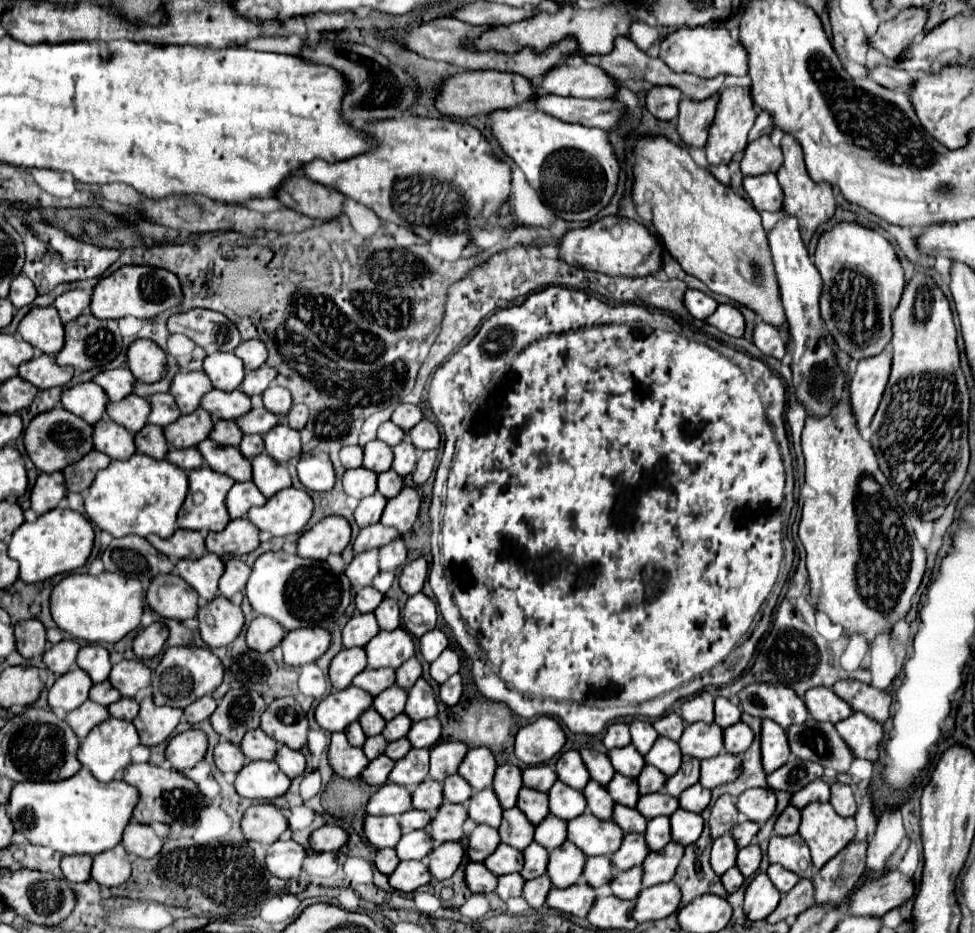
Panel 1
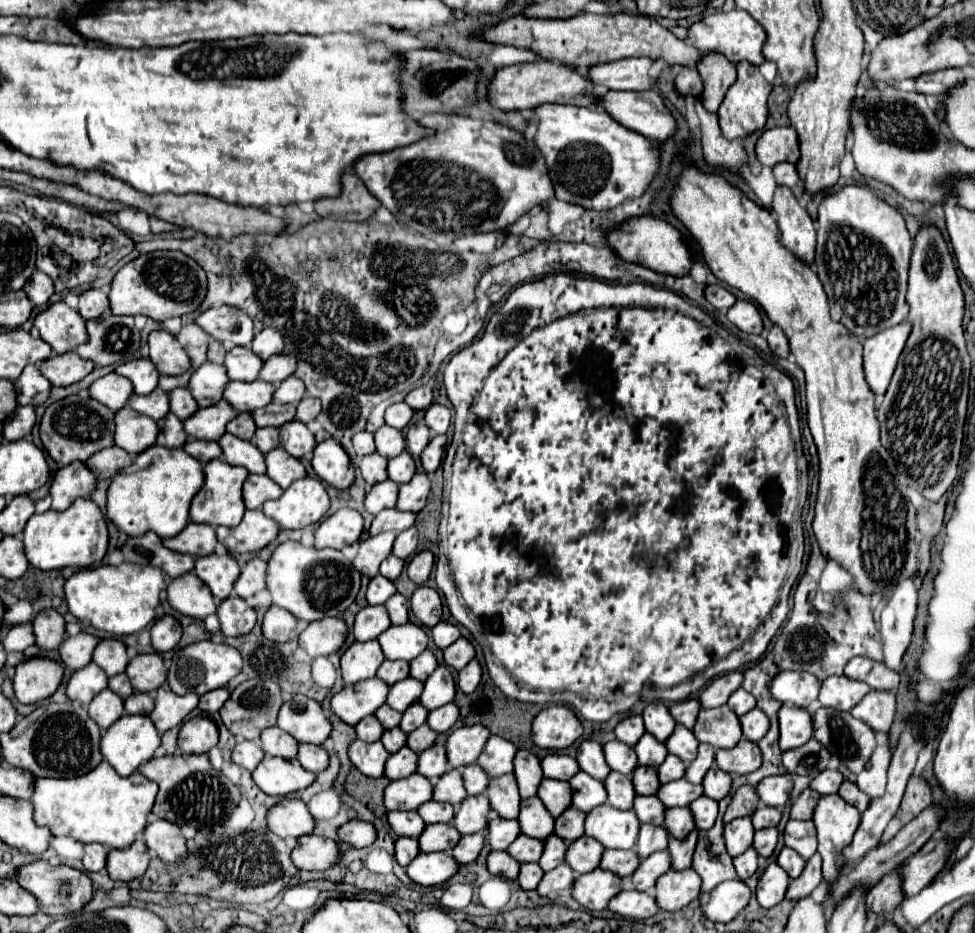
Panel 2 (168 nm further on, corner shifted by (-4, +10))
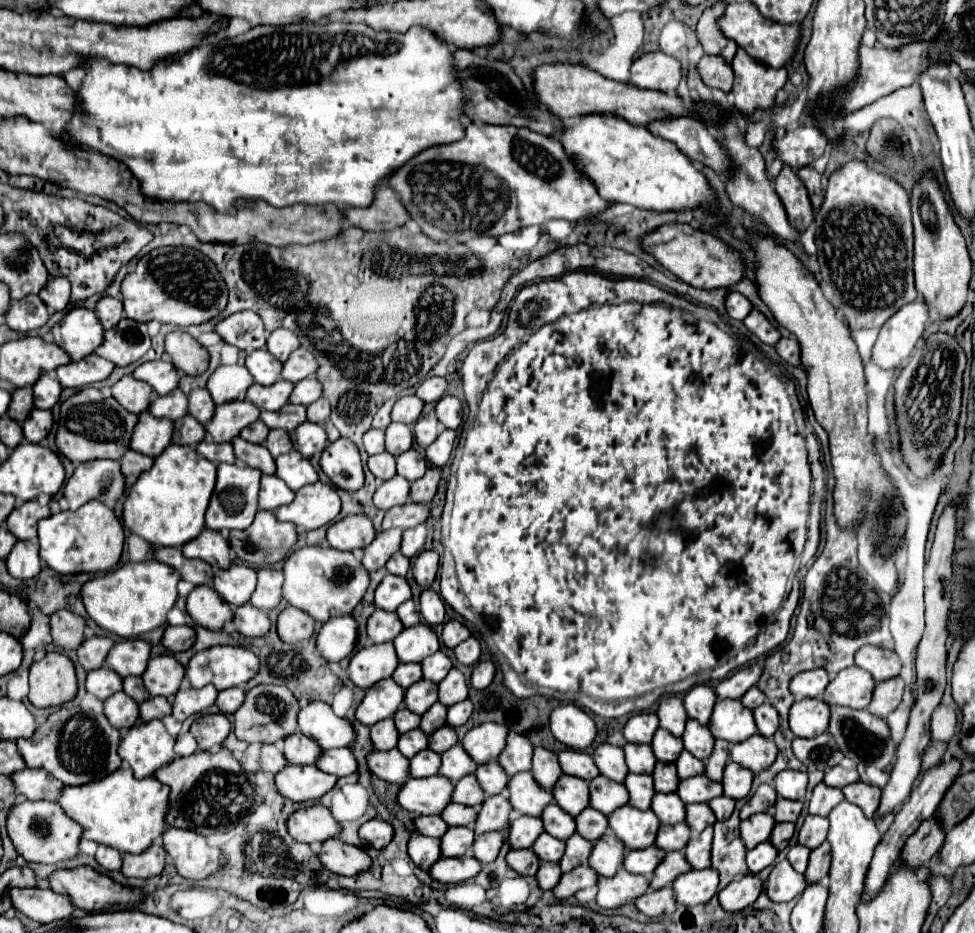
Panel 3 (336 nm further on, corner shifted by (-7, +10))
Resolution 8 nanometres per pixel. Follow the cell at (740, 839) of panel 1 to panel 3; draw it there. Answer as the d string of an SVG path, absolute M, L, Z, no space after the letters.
M778 798L776 804L774 804L774 814L772 816L774 816L776 822L796 822L800 810L802 810L800 802Z

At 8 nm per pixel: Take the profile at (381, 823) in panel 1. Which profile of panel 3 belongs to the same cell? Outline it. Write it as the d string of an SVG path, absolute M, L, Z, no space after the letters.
M416 816L414 818L414 828L422 836L440 838L448 830L448 824L440 816Z

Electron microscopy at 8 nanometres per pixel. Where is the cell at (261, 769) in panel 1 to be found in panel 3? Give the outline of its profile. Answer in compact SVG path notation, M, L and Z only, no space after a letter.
M288 764L280 774L274 776L276 788L282 796L294 802L308 802L326 794L334 784L336 776L320 772L316 766L300 766Z

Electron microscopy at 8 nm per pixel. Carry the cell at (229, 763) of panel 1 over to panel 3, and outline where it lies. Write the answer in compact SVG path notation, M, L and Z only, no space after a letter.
M264 744L264 746L260 748L258 764L260 764L260 770L262 770L262 772L276 774L276 772L280 772L288 762L286 762L286 758L284 758L284 754L282 754L280 744Z

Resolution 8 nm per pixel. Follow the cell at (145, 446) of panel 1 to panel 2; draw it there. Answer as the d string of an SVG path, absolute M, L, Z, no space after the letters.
M167 414L167 418L161 422L161 434L157 438L159 446L165 448L183 448L187 442L187 432L183 430L183 422L175 414Z

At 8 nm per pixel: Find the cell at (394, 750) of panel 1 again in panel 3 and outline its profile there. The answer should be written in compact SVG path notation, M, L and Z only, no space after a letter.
M442 726L440 730L432 732L432 736L428 736L428 748L434 750L434 752L438 752L438 754L446 752L456 742L458 742L458 736L456 736L454 728L450 728L450 726Z

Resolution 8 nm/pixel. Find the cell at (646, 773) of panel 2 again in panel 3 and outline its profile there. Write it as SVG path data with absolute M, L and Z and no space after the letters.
M658 762L656 770L652 772L654 778L654 790L656 792L674 792L680 778L676 774L676 766L674 764L666 764L666 762Z

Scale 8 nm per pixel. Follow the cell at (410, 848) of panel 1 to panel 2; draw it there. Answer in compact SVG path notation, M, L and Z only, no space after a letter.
M429 824L425 834L419 836L421 852L445 852L453 850L461 840L461 834L451 824Z

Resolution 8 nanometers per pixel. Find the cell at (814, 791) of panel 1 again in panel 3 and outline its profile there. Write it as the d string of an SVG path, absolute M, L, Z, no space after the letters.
M834 766L826 772L824 776L824 784L826 786L832 786L832 788L844 788L852 782L858 782L858 772L856 770L842 770L840 766Z

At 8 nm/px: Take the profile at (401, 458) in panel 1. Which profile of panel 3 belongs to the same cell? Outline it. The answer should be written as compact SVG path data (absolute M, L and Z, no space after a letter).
M428 414L420 418L414 424L414 440L420 448L428 448L438 436L438 418L434 414Z

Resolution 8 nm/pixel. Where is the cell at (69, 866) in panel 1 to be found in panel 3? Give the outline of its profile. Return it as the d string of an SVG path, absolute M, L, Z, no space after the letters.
M98 846L96 850L96 862L104 868L104 870L120 870L122 866L122 854L114 848L108 848L108 846Z

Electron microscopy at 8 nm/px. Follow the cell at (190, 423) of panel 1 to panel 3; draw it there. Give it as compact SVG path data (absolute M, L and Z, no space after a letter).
M234 400L216 406L212 420L204 426L206 434L214 442L230 442L240 434L242 428L258 420L260 410L252 406L248 400Z

